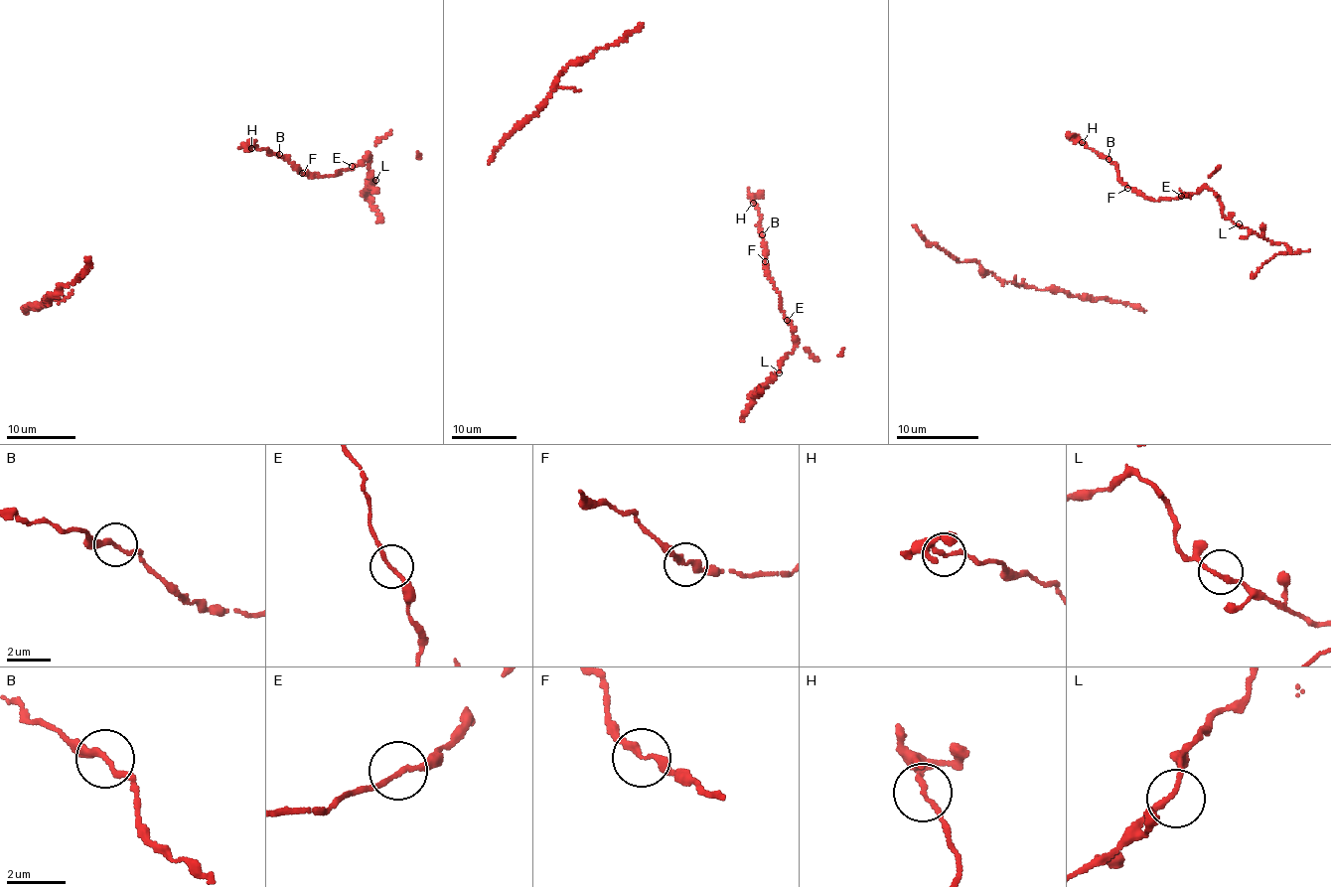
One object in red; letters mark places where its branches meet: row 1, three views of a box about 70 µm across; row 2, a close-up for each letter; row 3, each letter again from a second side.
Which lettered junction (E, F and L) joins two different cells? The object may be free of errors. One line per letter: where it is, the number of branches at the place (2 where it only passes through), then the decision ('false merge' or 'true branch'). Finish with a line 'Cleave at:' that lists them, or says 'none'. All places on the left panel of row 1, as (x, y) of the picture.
E: place (352, 166); branches 2; true branch
F: place (302, 173); branches 2; true branch
L: place (375, 180); branches 2; true branch
Cleave at: none

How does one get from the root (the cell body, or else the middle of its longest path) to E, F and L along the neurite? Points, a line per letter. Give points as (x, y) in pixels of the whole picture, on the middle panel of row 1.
E: (748, 187), (761, 220), (767, 276), (776, 289), (783, 316), (787, 320)
F: (748, 187), (748, 194), (760, 216), (765, 260)
L: (748, 187), (761, 220), (767, 276), (781, 300), (795, 342), (779, 372)

